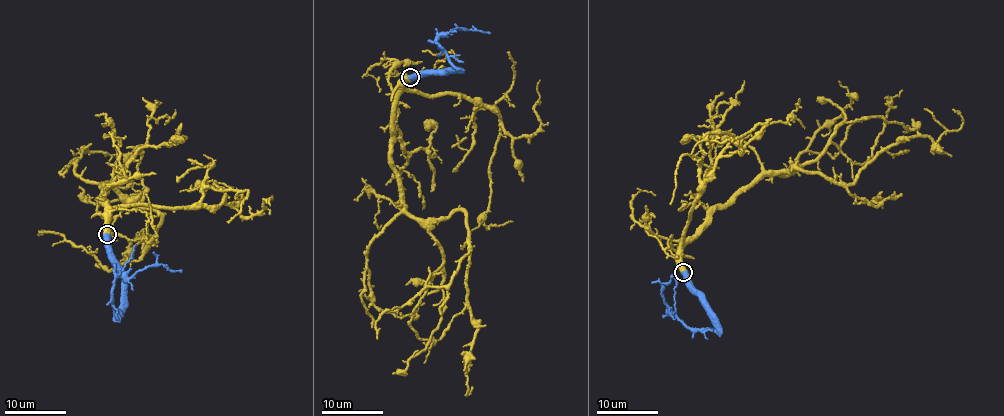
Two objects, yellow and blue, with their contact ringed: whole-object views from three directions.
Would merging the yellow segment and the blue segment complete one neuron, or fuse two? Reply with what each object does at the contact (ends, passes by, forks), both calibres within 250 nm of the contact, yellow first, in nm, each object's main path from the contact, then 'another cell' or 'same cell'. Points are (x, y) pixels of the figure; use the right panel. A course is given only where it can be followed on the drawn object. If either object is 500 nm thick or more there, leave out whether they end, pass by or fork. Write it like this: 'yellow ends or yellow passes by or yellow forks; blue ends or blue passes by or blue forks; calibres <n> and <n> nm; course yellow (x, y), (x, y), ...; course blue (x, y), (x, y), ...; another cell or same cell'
calibres 650 and 650 nm; course yellow (683, 271), (682, 247), (705, 218), (765, 175), (796, 164), (850, 184), (885, 149), (956, 130), (952, 109); course blue (683, 272), (687, 288), (701, 297), (715, 329), (692, 328), (672, 316), (662, 291), (671, 277); same cell

